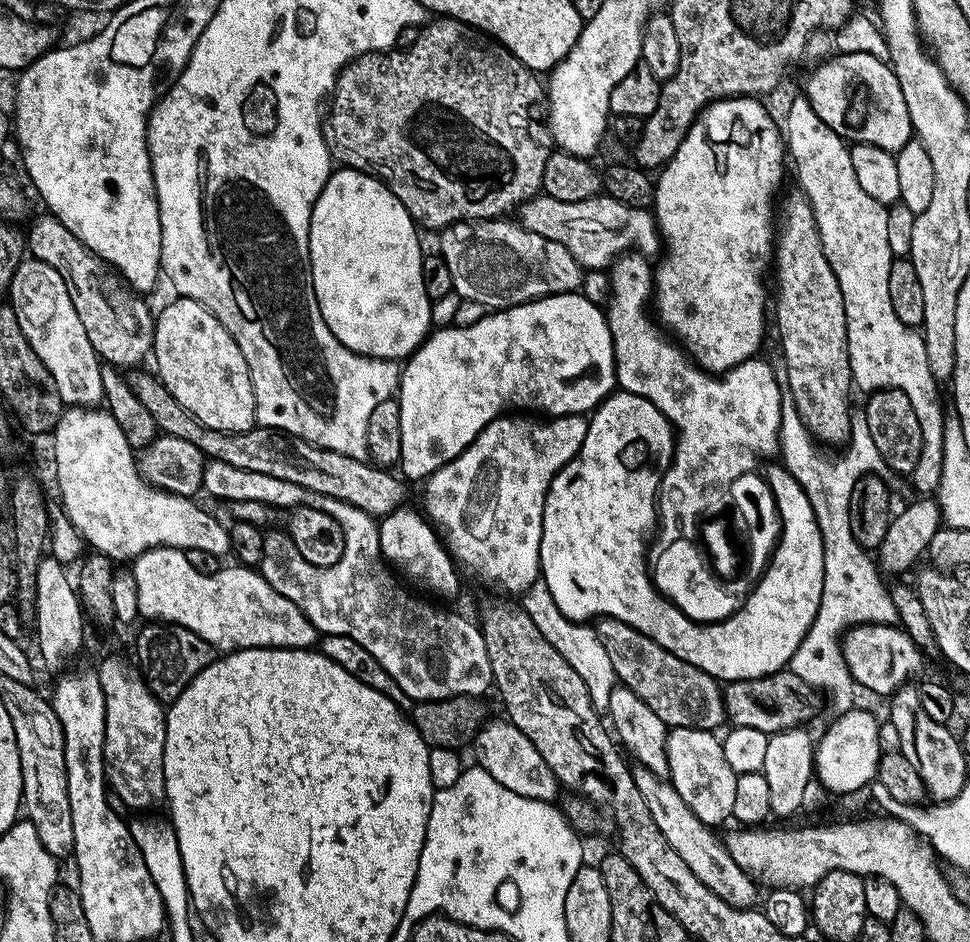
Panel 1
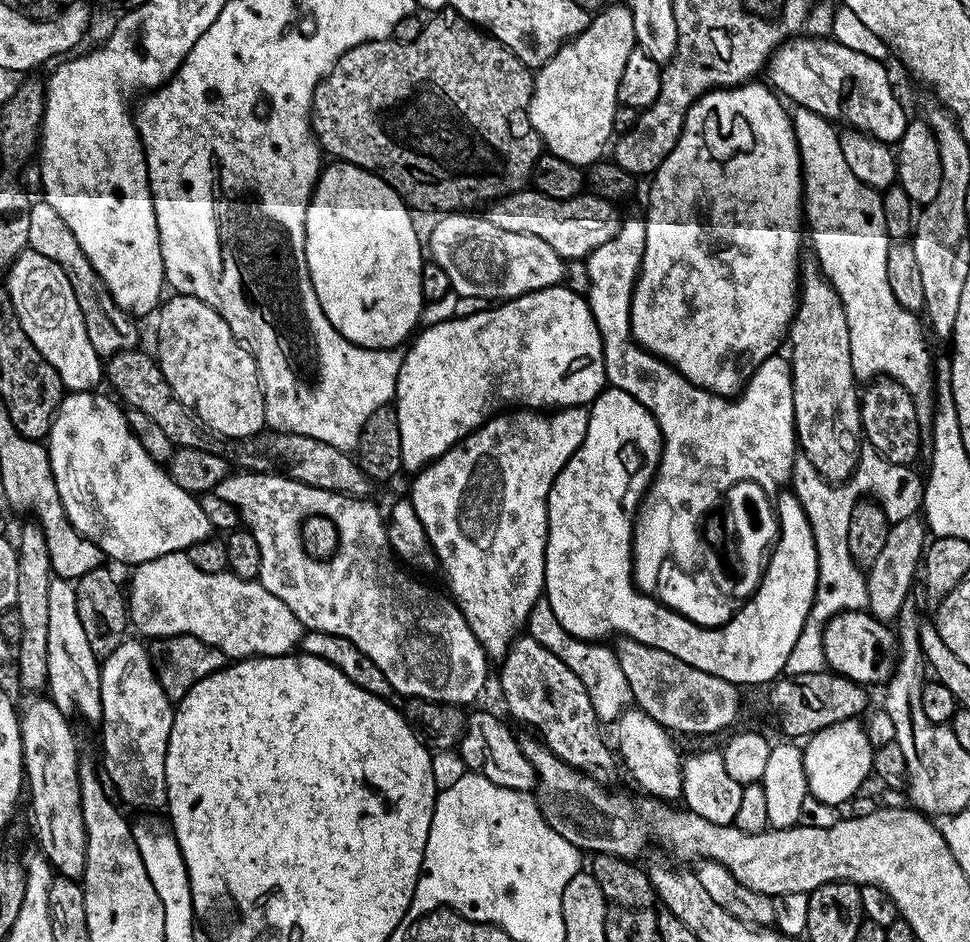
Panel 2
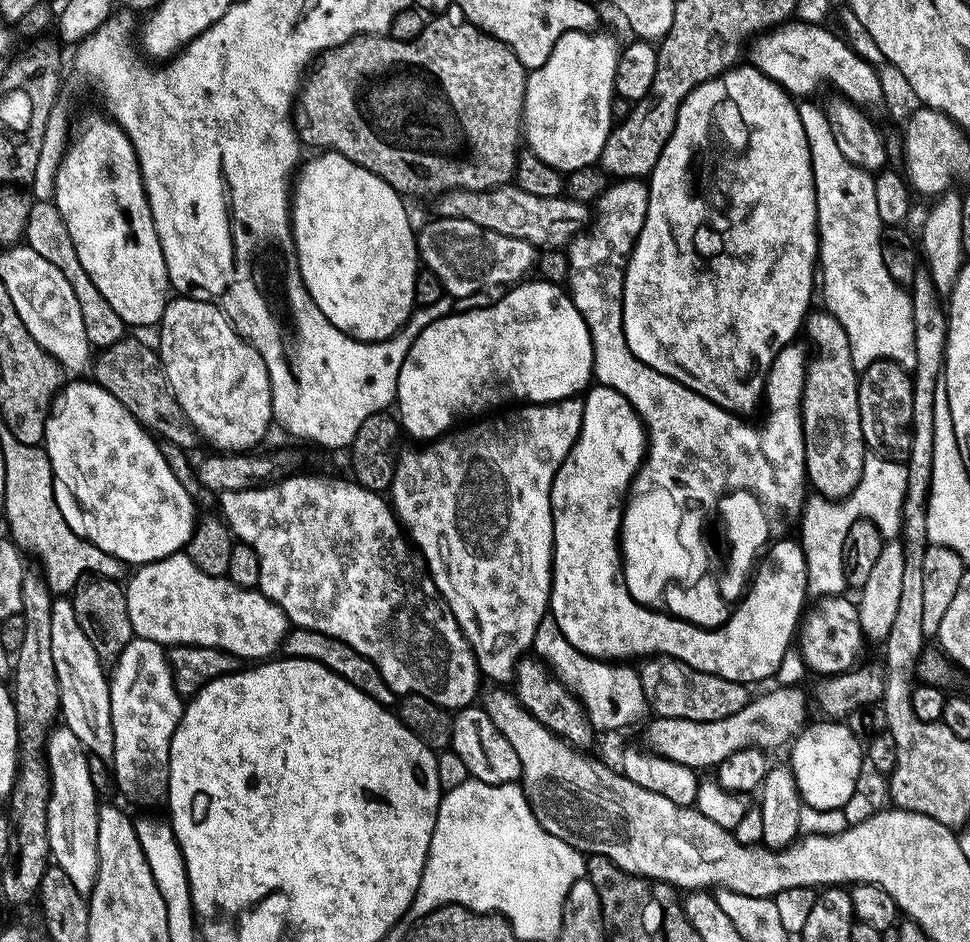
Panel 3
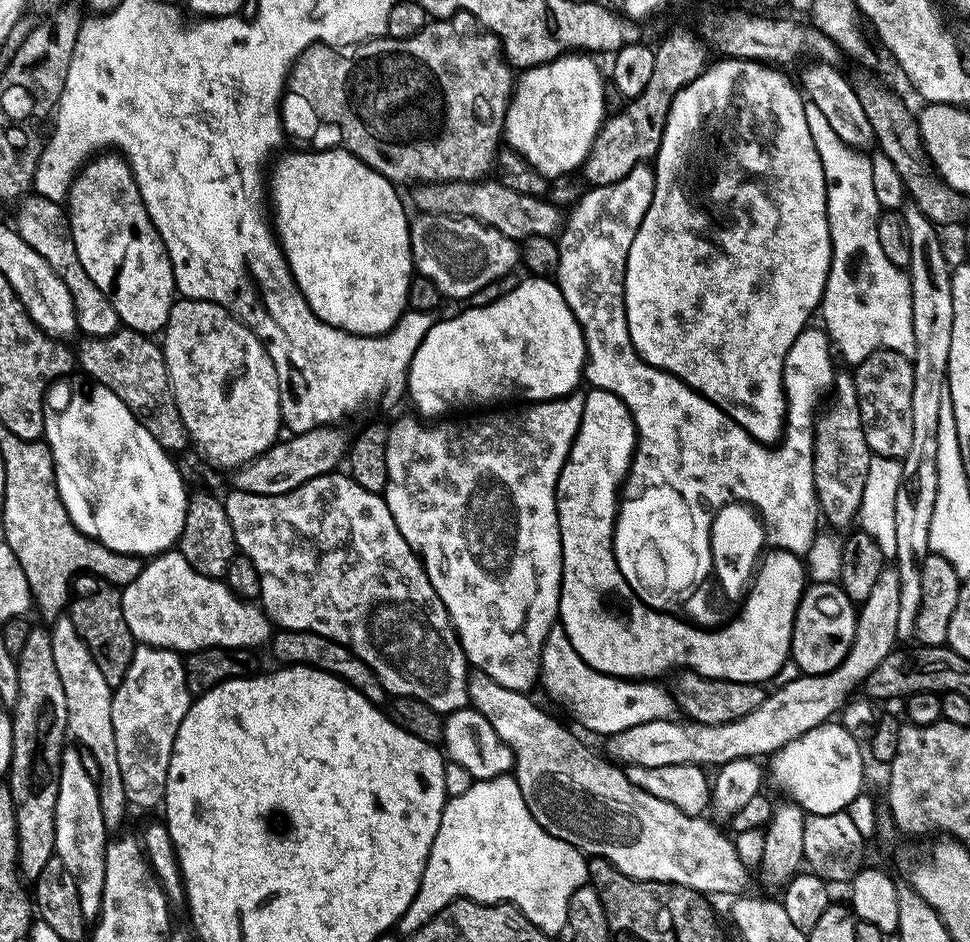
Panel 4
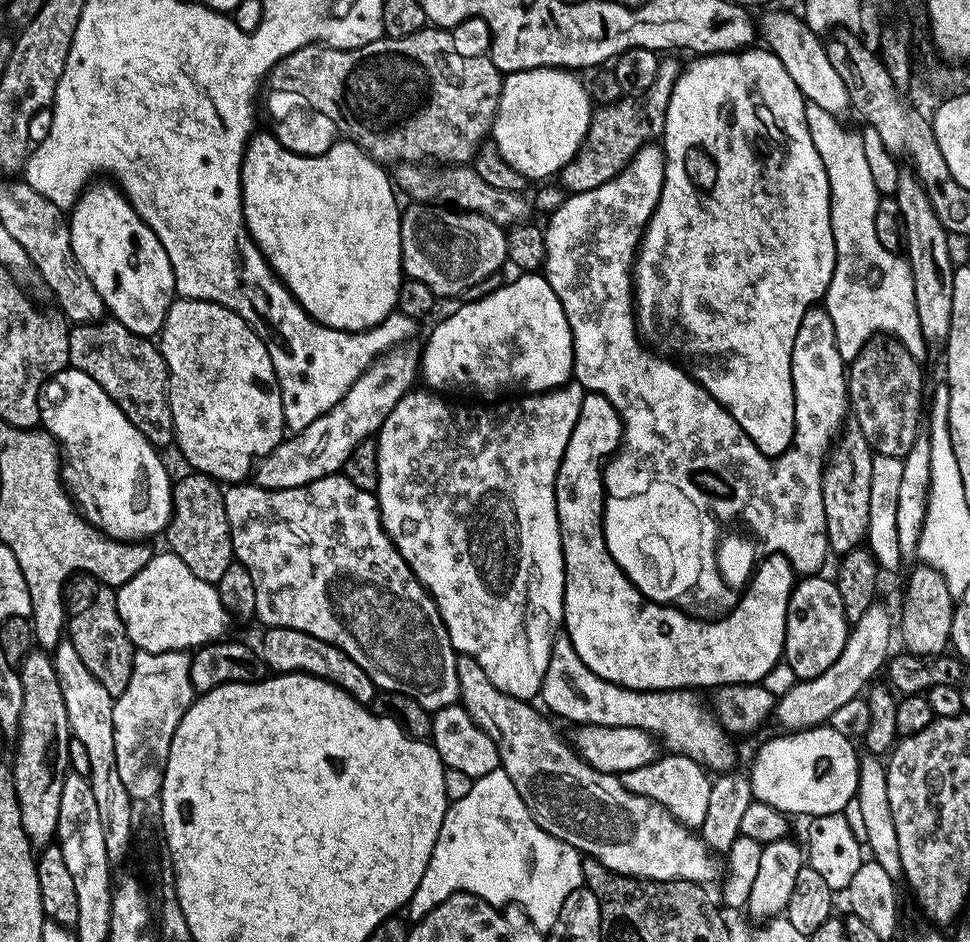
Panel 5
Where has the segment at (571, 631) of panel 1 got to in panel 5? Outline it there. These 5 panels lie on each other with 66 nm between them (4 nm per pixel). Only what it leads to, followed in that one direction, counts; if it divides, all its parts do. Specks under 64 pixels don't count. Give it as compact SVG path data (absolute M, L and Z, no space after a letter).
M561 634L552 647L550 666L540 687L539 699L544 700L543 707L549 713L560 712L561 718L573 720L573 725L634 726L659 738L669 753L688 756L716 774L733 771L737 767L733 737L709 711L705 701L703 704L696 696L699 695L695 691L678 688L669 692L639 692L598 678L598 674L578 658L570 638Z

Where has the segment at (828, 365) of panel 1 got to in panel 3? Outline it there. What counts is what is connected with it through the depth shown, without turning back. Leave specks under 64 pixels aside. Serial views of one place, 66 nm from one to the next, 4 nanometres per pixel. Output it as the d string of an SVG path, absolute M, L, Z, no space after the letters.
M827 310L809 311L803 331L808 332L814 355L808 361L804 393L800 403L800 421L804 431L804 470L807 483L815 495L825 500L844 500L862 478L866 445L862 434L862 418L858 414L860 377L850 354L850 338L842 330L842 322Z

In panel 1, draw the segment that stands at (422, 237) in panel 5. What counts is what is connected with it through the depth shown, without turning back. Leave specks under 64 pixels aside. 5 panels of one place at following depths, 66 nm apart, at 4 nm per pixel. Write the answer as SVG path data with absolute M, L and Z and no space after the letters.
M508 218L481 220L479 222L461 222L452 224L439 233L440 248L438 254L450 266L450 278L455 295L461 301L473 300L476 304L485 304L485 309L499 310L515 304L525 304L543 296L553 296L559 292L575 292L581 287L582 269L580 263L562 246L562 242L550 242L542 234L526 230L519 222Z

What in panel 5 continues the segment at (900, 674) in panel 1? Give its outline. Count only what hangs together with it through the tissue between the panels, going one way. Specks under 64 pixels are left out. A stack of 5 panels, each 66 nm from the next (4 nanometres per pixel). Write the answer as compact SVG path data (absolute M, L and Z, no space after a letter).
M808 574L797 579L792 585L786 614L783 663L794 670L797 680L818 678L818 674L822 674L822 670L830 670L838 654L842 654L848 641L849 627L842 594L838 594L835 579L828 577L827 580L824 574Z

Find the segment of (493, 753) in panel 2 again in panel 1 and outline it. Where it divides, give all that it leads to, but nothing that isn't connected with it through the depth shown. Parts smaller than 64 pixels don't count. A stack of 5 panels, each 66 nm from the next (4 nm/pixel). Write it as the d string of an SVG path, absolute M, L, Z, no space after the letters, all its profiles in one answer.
M489 719L476 735L475 748L475 763L485 768L490 778L502 782L506 790L514 790L514 794L522 794L522 798L555 801L556 788L558 789L556 775L552 773L550 766L546 766L546 758L538 754L534 742L530 742L530 738L526 738L526 734L522 734L522 730L518 730L518 726L514 726L511 720Z

